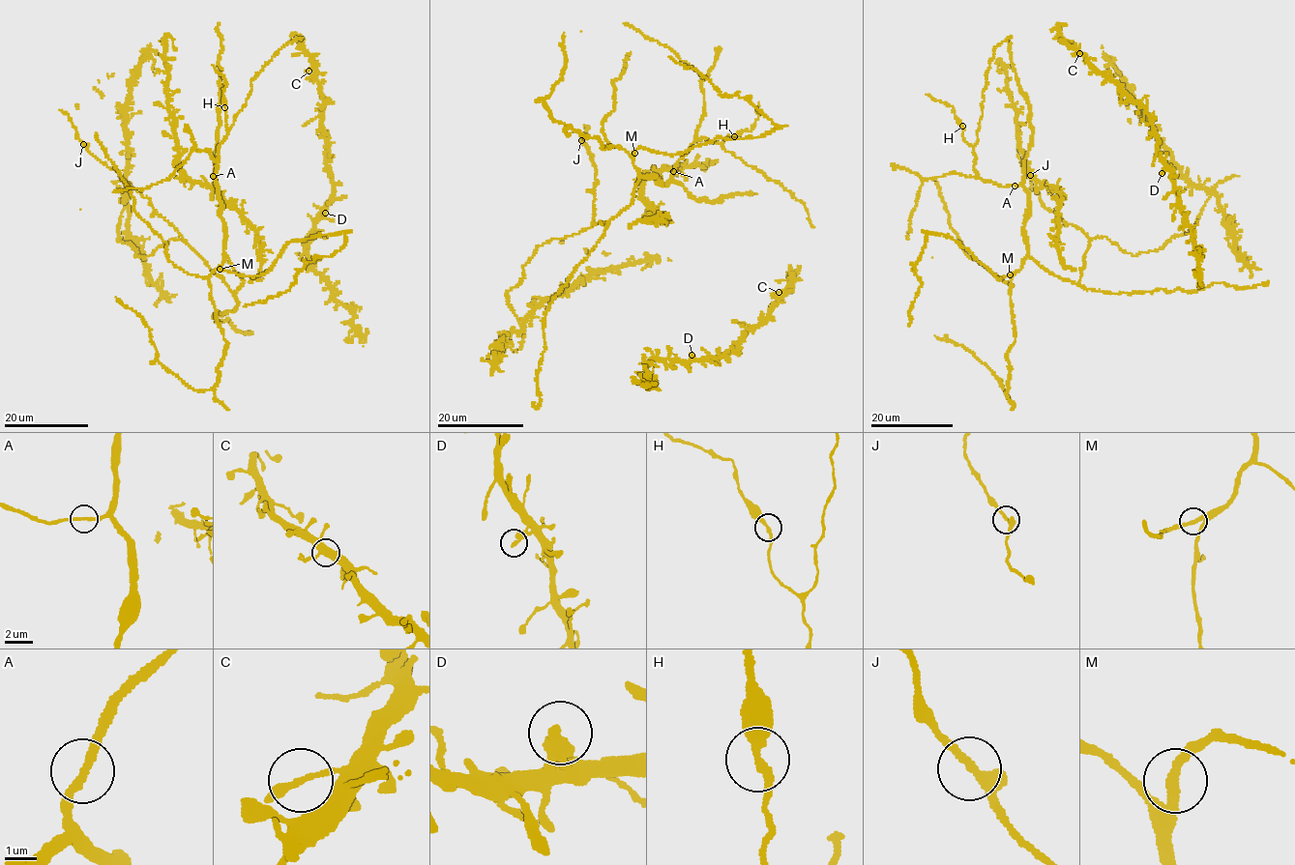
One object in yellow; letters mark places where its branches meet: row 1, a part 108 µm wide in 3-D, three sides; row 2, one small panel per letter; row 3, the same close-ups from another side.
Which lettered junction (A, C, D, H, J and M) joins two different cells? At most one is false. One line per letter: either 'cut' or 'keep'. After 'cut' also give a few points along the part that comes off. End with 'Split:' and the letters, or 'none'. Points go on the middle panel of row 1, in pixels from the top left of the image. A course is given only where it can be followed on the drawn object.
A: keep
C: keep
D: keep
H: keep
J: keep
M: keep
Split: none

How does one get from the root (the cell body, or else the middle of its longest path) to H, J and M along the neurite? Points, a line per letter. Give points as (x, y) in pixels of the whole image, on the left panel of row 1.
H: (214, 176), (218, 147), (227, 134), (224, 106)
J: (214, 176), (224, 224), (223, 253), (243, 281), (234, 293), (153, 209), (149, 199), (83, 144)
M: (214, 176), (224, 224), (224, 261), (220, 269)

